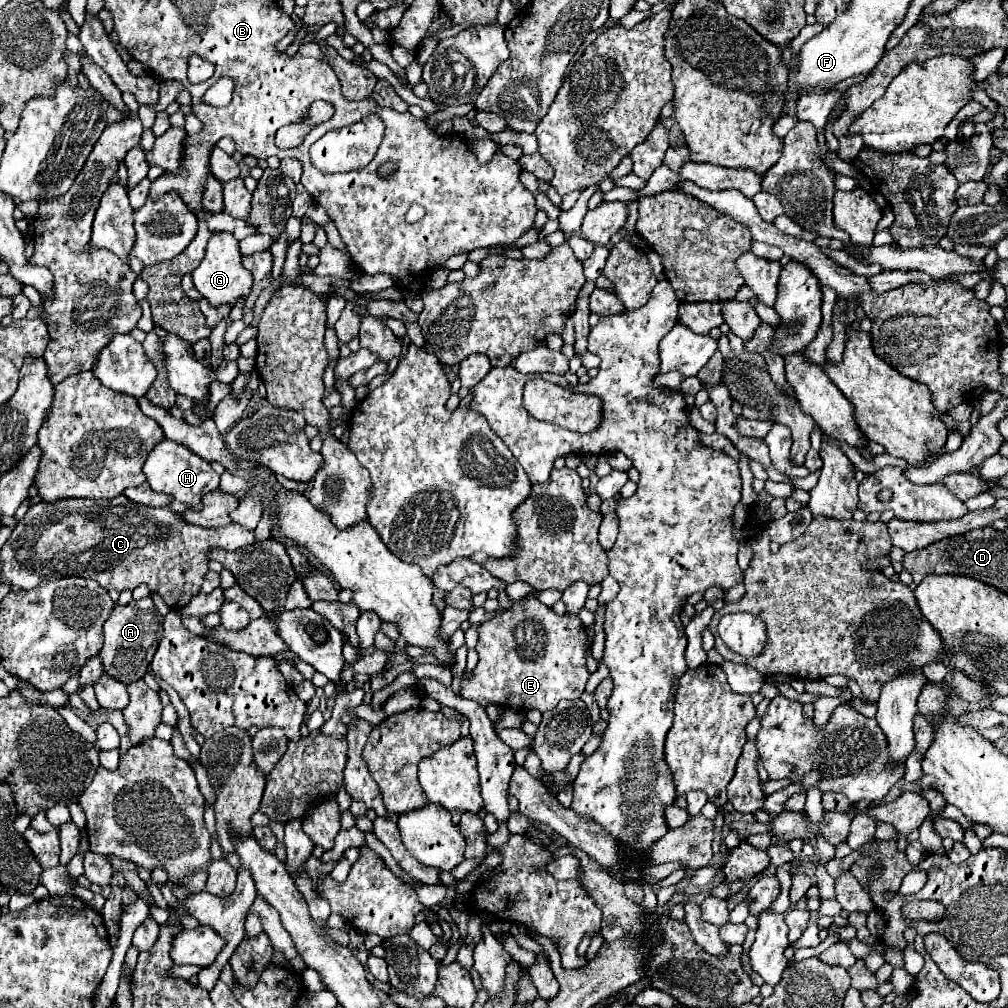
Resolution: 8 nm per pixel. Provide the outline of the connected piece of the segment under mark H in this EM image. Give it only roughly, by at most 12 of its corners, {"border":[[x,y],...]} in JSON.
{"border":[[167,438],[143,472],[179,514],[201,510],[219,474]]}

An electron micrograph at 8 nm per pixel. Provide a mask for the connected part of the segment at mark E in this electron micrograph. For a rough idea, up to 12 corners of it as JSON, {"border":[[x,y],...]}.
{"border":[[537,596],[479,628],[459,696],[547,712],[589,680],[579,618]]}

